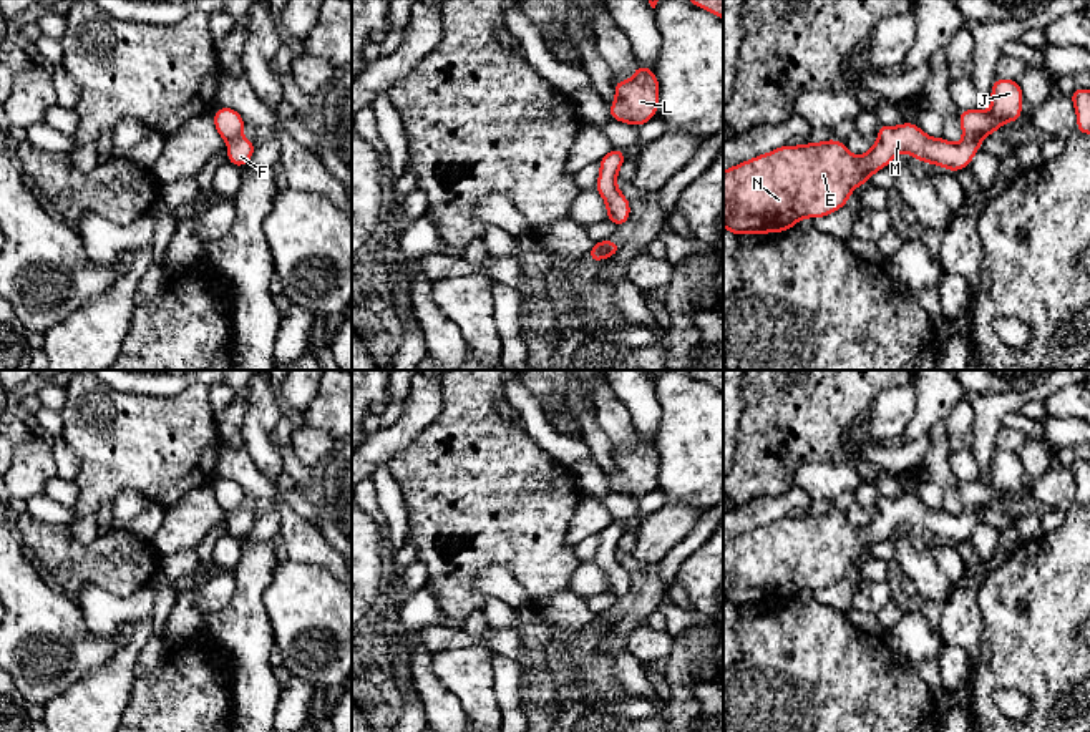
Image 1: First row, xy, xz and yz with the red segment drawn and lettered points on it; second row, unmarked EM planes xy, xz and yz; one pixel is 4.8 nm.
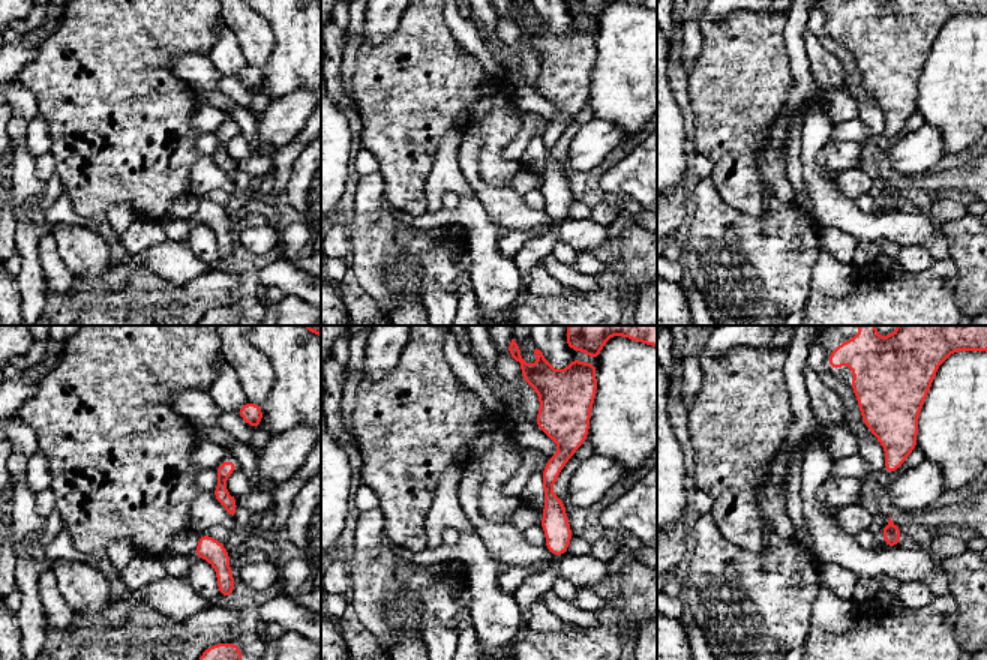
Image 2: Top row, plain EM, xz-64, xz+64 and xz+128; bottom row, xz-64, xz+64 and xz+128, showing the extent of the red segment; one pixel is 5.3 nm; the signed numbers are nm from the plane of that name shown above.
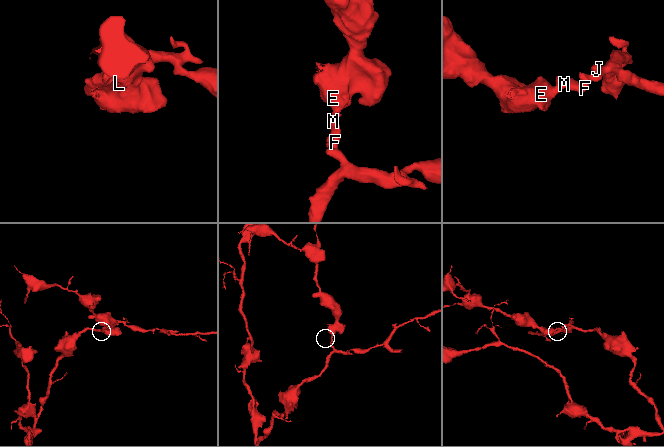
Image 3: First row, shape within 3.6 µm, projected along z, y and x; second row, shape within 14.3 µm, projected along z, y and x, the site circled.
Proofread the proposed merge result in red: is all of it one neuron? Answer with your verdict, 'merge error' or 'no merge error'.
merge error

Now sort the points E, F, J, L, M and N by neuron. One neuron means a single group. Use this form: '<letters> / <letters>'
E F L M N / J

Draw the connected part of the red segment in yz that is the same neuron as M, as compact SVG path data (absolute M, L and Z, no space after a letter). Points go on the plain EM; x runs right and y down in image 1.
M904 493L896 500L881 495L876 515L863 528L851 526L844 513L831 510L800 518L783 516L723 543L723 599L738 609L750 604L780 606L805 589L826 589L844 579L851 564L859 556L866 558L868 551L891 536L901 523L908 523L911 529L929 538L939 536L946 543L956 544L971 538L981 518L981 511L972 510L964 510L959 516L944 508L931 510L912 493Z

